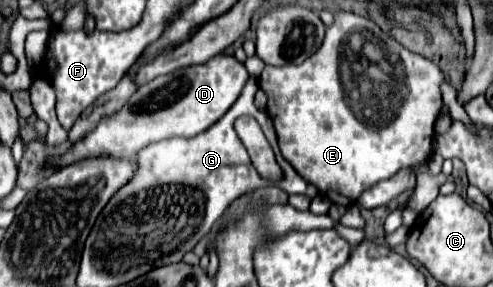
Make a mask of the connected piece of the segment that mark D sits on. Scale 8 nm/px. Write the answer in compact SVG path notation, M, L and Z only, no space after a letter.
M215 55L203 65L191 65L169 75L161 75L141 85L117 115L103 119L93 133L75 143L65 155L63 163L69 165L93 155L125 157L155 141L169 137L195 137L207 131L229 111L229 107L241 95L247 79L249 73L245 65L231 55Z

